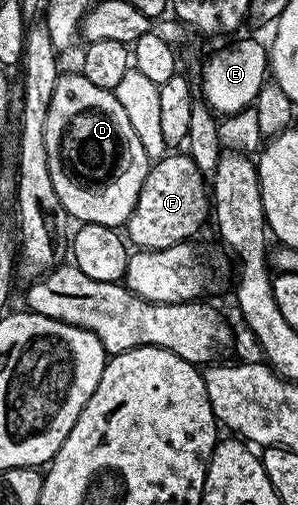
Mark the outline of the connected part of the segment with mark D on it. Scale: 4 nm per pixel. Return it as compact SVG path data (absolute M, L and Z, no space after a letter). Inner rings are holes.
M60 73L57 88L53 88L53 100L49 100L45 119L45 156L49 156L49 176L62 213L76 218L79 224L92 222L116 228L126 227L127 217L133 212L145 176L153 165L137 132L133 132L133 124L129 124L125 108L121 108L121 100L112 91L85 80L82 73Z

